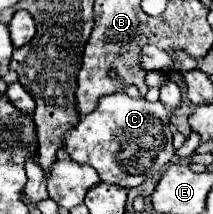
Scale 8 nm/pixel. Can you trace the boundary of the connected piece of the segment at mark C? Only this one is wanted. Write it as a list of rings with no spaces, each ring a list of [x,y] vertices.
[[[128,94],[104,96],[96,110],[80,118],[80,122],[66,132],[66,152],[80,164],[90,164],[102,182],[134,188],[148,178],[156,178],[174,156],[168,110],[162,102],[148,102],[146,98],[130,98]]]

